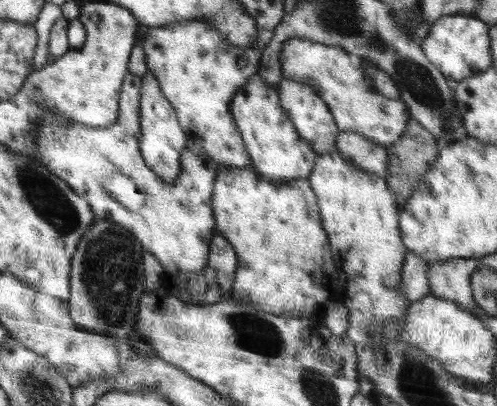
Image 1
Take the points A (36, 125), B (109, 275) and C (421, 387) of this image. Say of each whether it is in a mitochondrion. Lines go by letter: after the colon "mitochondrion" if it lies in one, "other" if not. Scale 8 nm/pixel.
A: other
B: mitochondrion
C: mitochondrion

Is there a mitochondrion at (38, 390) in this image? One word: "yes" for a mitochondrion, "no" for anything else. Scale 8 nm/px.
yes

